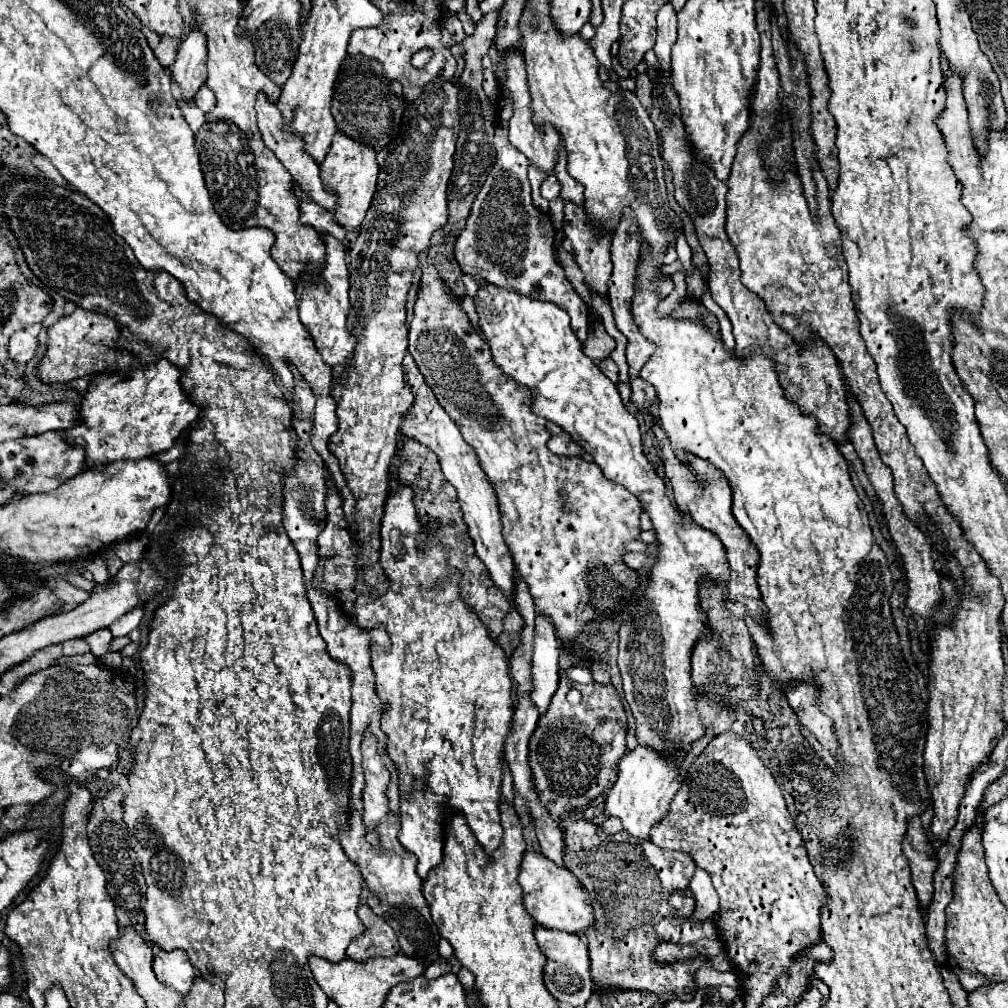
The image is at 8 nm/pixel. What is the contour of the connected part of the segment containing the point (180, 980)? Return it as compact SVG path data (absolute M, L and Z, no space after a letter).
M160 951L154 957L154 973L160 983L176 989L180 995L188 995L196 981L196 969L184 951Z

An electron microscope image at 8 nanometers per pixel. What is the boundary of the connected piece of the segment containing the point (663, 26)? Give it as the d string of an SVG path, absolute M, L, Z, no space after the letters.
M668 1L658 11L658 39L654 45L660 69L664 73L670 71L670 49L676 41L676 11L672 7L672 1Z

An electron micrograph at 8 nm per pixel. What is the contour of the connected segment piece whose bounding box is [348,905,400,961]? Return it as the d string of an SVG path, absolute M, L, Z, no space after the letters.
M360 905L358 915L366 925L366 933L348 947L348 957L354 961L366 961L370 957L396 957L400 953L400 945L392 927L374 915L368 905Z

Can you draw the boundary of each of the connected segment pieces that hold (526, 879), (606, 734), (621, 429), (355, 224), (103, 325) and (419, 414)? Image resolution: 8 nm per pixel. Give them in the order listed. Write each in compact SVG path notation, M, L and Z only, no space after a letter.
M538 851L524 853L524 863L518 875L518 883L524 889L524 907L538 925L574 935L586 933L590 927L594 927L594 913L584 885L566 867L552 863L542 853Z
M562 675L558 691L564 691L564 695L556 691L548 715L538 721L530 739L530 767L542 805L552 817L566 815L570 809L582 811L594 797L608 791L616 781L618 761L626 751L626 711L614 685L576 683L582 701L572 705L566 699L570 681L572 679Z
M482 283L476 297L474 297L478 325L484 333L484 339L490 345L490 353L494 363L516 383L522 383L534 391L534 411L544 415L546 419L558 423L564 431L572 435L576 443L580 443L586 453L594 457L594 463L604 471L610 481L622 483L630 493L634 493L642 507L648 511L656 537L660 541L658 561L650 569L650 581L644 593L636 595L632 605L626 611L624 623L620 627L620 653L618 653L618 667L624 681L626 701L636 717L636 737L640 745L652 745L656 751L666 755L682 757L690 743L704 735L702 719L692 701L692 677L690 677L690 655L696 639L708 633L706 619L698 607L698 581L706 575L712 579L726 579L728 563L724 555L722 543L706 529L696 525L688 515L680 513L668 499L664 481L656 475L654 467L642 453L642 435L638 421L628 413L622 405L620 393L616 385L598 369L598 365L586 357L584 343L574 335L570 327L570 315L554 303L538 301L526 297L518 291L502 289L492 283Z
M338 133L334 137L334 143L326 155L326 159L320 165L320 175L328 187L336 189L340 195L340 225L348 231L356 231L372 203L372 195L376 191L376 179L378 179L378 163L376 163L376 151L356 139L350 139L344 133Z
M78 307L72 315L58 319L58 323L54 323L48 329L48 351L44 353L44 359L38 365L40 379L50 383L66 383L90 373L102 373L108 369L116 371L134 365L136 355L122 347L116 347L118 339L120 339L118 321L108 319L108 315L92 313Z
M410 355L404 357L404 363L406 367L406 381L412 385L412 391L414 391L414 403L412 407L408 409L406 417L404 417L404 423L400 427L400 431L406 435L406 437L412 437L416 441L420 441L422 445L430 447L438 459L440 459L440 465L442 465L442 473L444 477L456 487L458 491L458 503L462 507L462 513L464 513L464 523L468 525L468 535L472 537L472 541L476 543L476 555L482 559L482 563L488 567L490 571L490 577L494 581L494 585L506 595L506 599L510 601L510 611L506 613L504 617L504 631L508 635L516 635L520 637L522 635L522 629L524 629L524 617L518 613L516 609L516 603L514 603L514 575L516 575L516 569L514 569L514 561L512 561L512 555L510 555L510 549L508 545L504 543L504 537L502 537L502 515L500 515L500 507L498 507L498 497L496 497L496 491L492 487L492 483L488 481L486 473L482 471L480 467L480 461L478 461L478 455L476 451L464 441L464 437L460 437L460 429L456 427L456 423L450 419L450 415L444 411L444 407L440 407L434 391L430 389L430 385L426 383L424 375L420 373L420 369L416 367L416 363L412 361Z

